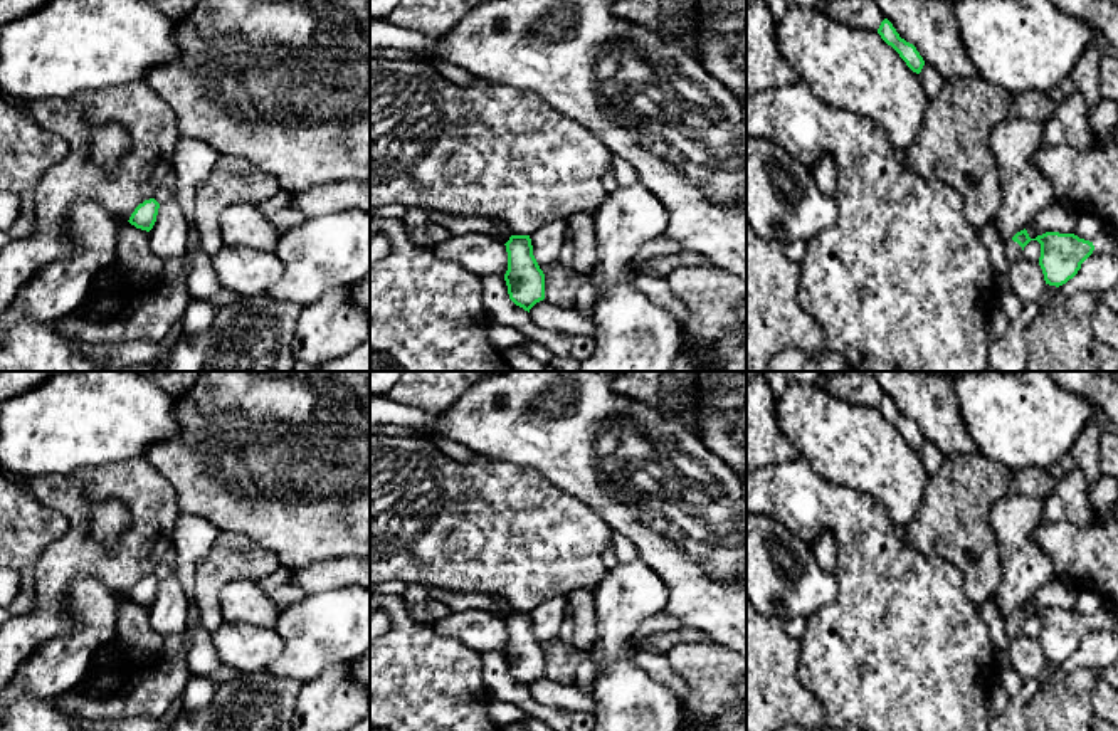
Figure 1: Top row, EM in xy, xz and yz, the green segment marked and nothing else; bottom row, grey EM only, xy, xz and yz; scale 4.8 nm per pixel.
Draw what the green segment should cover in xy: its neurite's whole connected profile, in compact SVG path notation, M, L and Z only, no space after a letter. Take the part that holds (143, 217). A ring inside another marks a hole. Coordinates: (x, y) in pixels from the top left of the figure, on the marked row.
M155 198L140 203L129 217L129 224L136 229L150 232L156 222L160 203Z

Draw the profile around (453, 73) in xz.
M432 60L434 67L439 71L442 77L454 84L467 86L472 84L477 77L471 74L469 71L442 60Z

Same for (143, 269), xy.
M123 222L118 230L116 257L140 294L156 287L163 276L163 260L151 252L150 232L129 222Z

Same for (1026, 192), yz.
M1014 118L997 124L990 134L1004 192L994 225L1004 244L1024 230L1036 213L1056 202L1052 185L1031 161L1042 146L1042 131L1042 118Z

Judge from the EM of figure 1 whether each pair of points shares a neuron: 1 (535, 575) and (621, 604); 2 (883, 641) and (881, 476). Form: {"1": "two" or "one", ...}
{"1": "two", "2": "two"}

